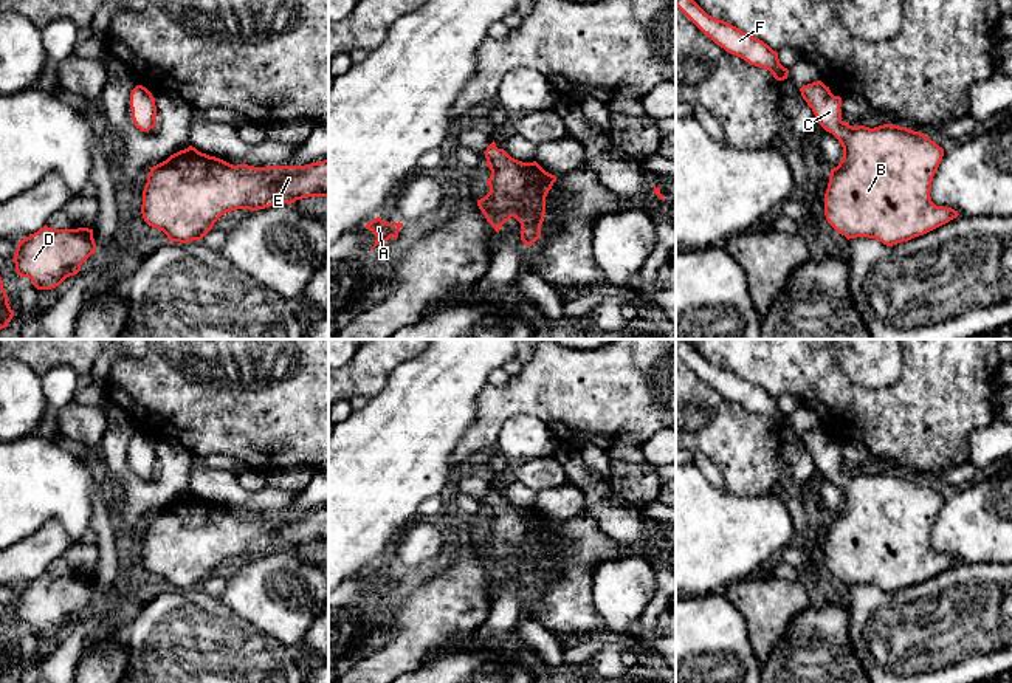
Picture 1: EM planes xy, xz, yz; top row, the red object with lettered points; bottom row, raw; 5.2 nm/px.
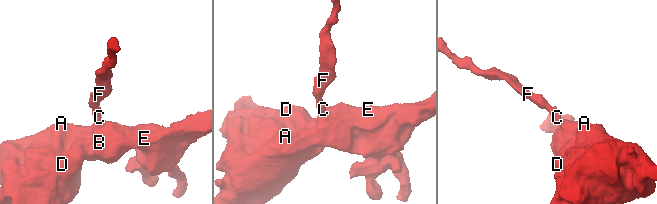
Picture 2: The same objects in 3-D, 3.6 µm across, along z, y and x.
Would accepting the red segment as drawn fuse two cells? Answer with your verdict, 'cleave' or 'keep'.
keep

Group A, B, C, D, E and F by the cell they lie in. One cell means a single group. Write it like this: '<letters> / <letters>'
A B C D E F

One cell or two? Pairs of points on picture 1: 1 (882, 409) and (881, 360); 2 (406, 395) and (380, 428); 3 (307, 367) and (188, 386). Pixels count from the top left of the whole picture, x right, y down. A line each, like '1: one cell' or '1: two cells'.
1: two cells
2: one cell
3: one cell

